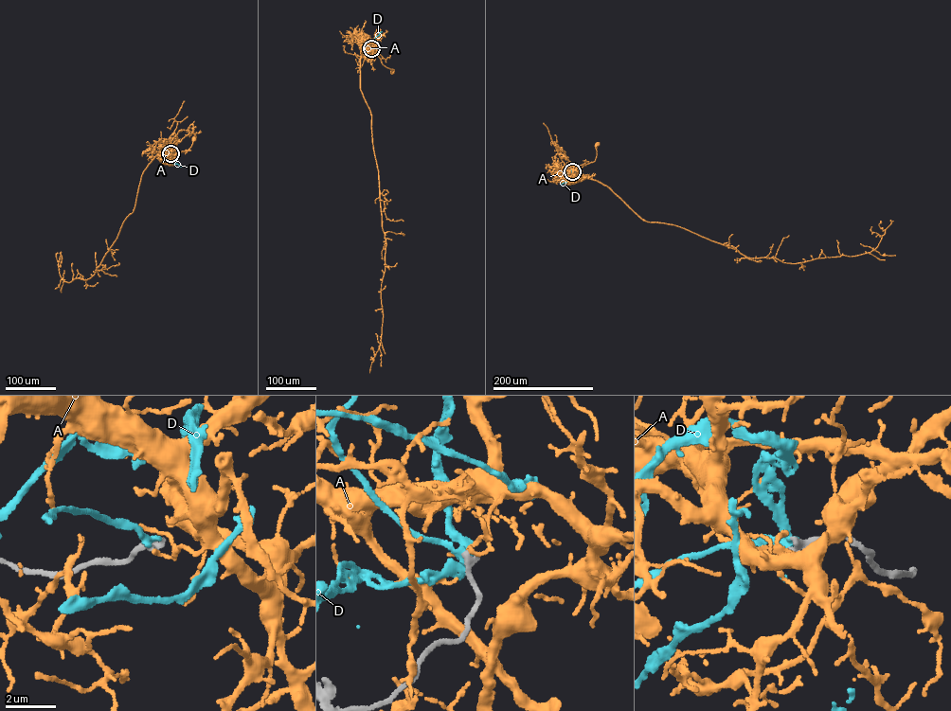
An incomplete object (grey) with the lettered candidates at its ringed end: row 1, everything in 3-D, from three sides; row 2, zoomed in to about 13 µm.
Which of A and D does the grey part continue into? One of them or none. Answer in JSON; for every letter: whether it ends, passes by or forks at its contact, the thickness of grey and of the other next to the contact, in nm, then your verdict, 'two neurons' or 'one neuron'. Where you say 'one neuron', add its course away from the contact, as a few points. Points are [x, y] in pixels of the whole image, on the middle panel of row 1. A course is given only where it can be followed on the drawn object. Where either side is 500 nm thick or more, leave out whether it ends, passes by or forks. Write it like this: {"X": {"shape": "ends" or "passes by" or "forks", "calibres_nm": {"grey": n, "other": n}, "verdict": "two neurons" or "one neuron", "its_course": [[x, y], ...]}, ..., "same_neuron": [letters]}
{"A": {"shape": "ends", "calibres_nm": {"grey": 280, "other": 150}, "verdict": "two neurons"}, "D": {"shape": "ends", "calibres_nm": {"grey": 300, "other": 240}, "verdict": "one neuron"}, "same_neuron": ["D"]}

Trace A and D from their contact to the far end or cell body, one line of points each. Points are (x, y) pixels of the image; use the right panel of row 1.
A: (572, 171), (595, 161), (597, 144)
D: (573, 171), (568, 171), (572, 169), (567, 173), (569, 179), (561, 185)

